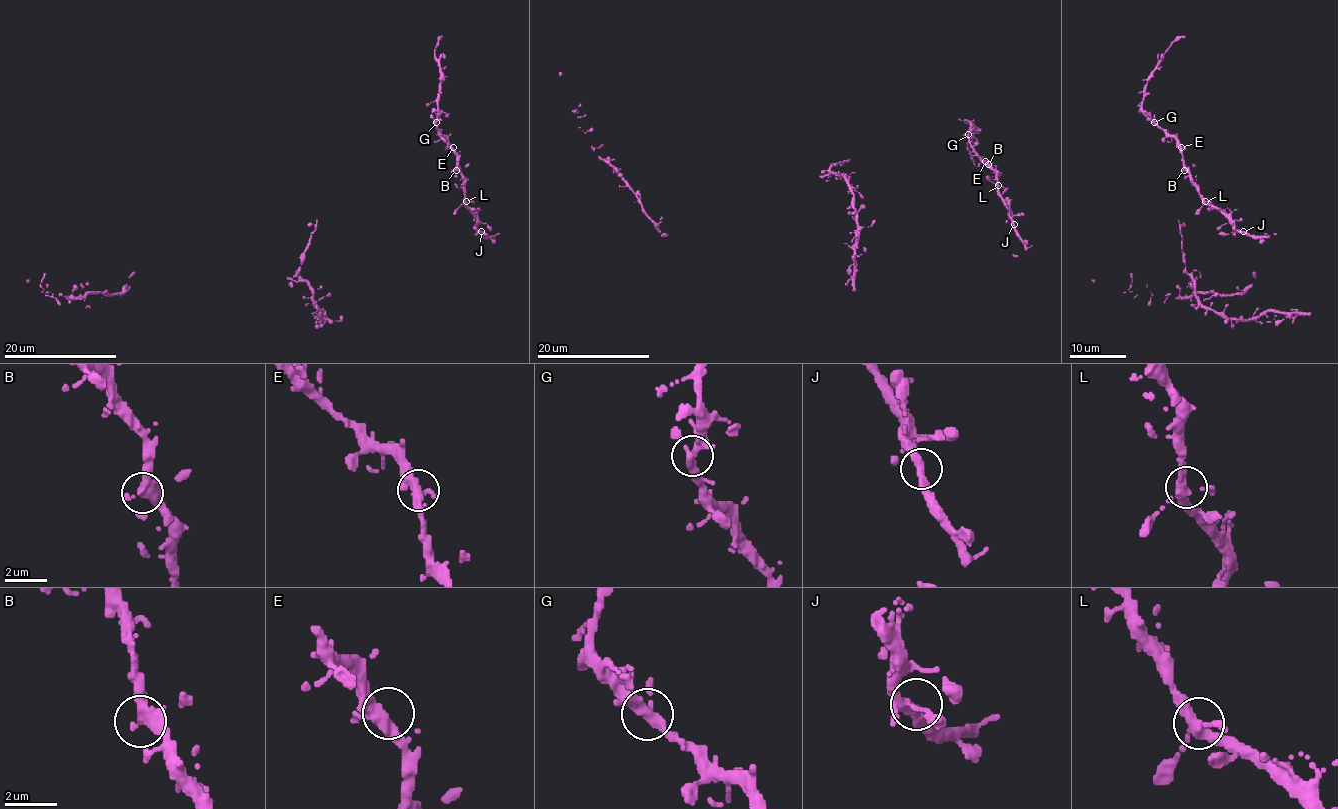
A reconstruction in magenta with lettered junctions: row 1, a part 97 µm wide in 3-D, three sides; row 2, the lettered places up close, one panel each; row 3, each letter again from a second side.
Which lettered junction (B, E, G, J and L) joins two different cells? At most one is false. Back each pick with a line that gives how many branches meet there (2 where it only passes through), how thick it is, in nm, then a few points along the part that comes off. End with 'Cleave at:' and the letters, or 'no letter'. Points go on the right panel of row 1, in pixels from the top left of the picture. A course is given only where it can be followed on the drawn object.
Cleave at: no letter

